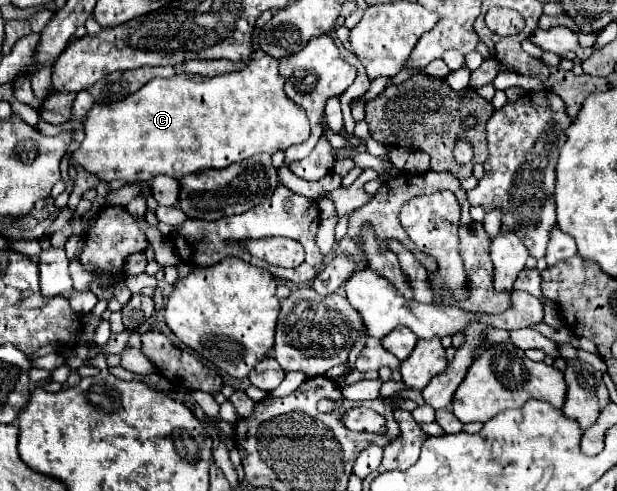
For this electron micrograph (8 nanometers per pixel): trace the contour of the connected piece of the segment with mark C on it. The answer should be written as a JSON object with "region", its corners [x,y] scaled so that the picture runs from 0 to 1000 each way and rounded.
{"region":[[[425,112],[408,120],[392,145],[350,157],[282,153],[279,161],[246,161],[211,198],[182,214],[152,214],[133,242],[139,283],[117,312],[117,328],[165,369],[243,369],[253,356],[295,365],[334,344],[363,344],[382,328],[447,308],[464,308],[476,291],[489,291],[502,275],[493,222],[470,206],[460,189],[460,157],[451,149],[451,120]]]}

